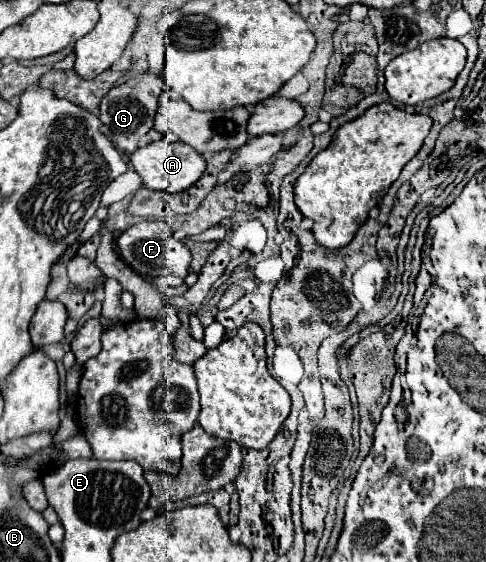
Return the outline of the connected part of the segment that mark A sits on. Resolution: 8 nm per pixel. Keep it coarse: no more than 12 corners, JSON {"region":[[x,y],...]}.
{"region":[[184,142],[132,152],[146,188],[182,192],[206,170]]}

